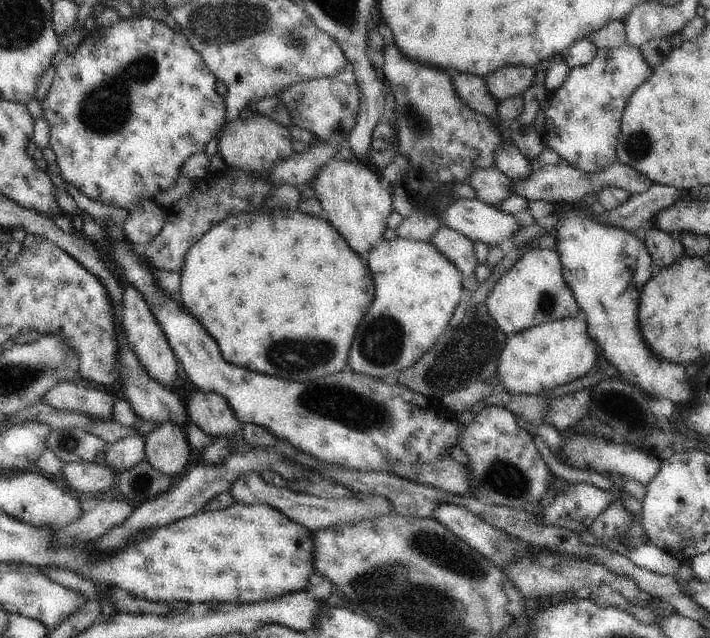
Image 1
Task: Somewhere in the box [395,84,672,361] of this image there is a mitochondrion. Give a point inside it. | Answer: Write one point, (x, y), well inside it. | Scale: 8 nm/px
(637, 147)

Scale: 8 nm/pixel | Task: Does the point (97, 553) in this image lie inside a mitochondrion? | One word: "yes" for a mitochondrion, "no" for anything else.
no

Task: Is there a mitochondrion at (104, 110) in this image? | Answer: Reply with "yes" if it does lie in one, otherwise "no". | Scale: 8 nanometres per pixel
yes

